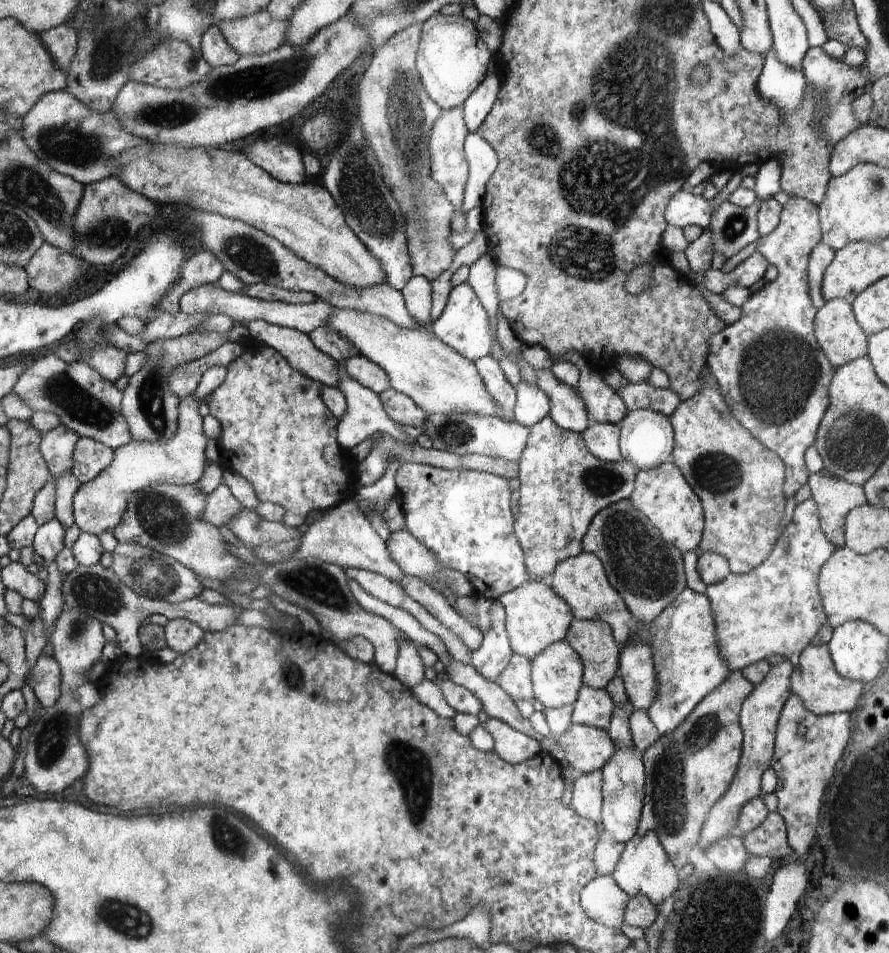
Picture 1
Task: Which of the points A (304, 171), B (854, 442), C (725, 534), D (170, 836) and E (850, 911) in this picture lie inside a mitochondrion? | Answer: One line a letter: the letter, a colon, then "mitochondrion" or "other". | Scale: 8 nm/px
A: other
B: mitochondrion
C: other
D: other
E: other

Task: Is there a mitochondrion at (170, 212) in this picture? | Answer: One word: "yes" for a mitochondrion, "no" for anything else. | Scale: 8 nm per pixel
no

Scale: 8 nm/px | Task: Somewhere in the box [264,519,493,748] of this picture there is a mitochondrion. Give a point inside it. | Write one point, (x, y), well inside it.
(312, 581)

